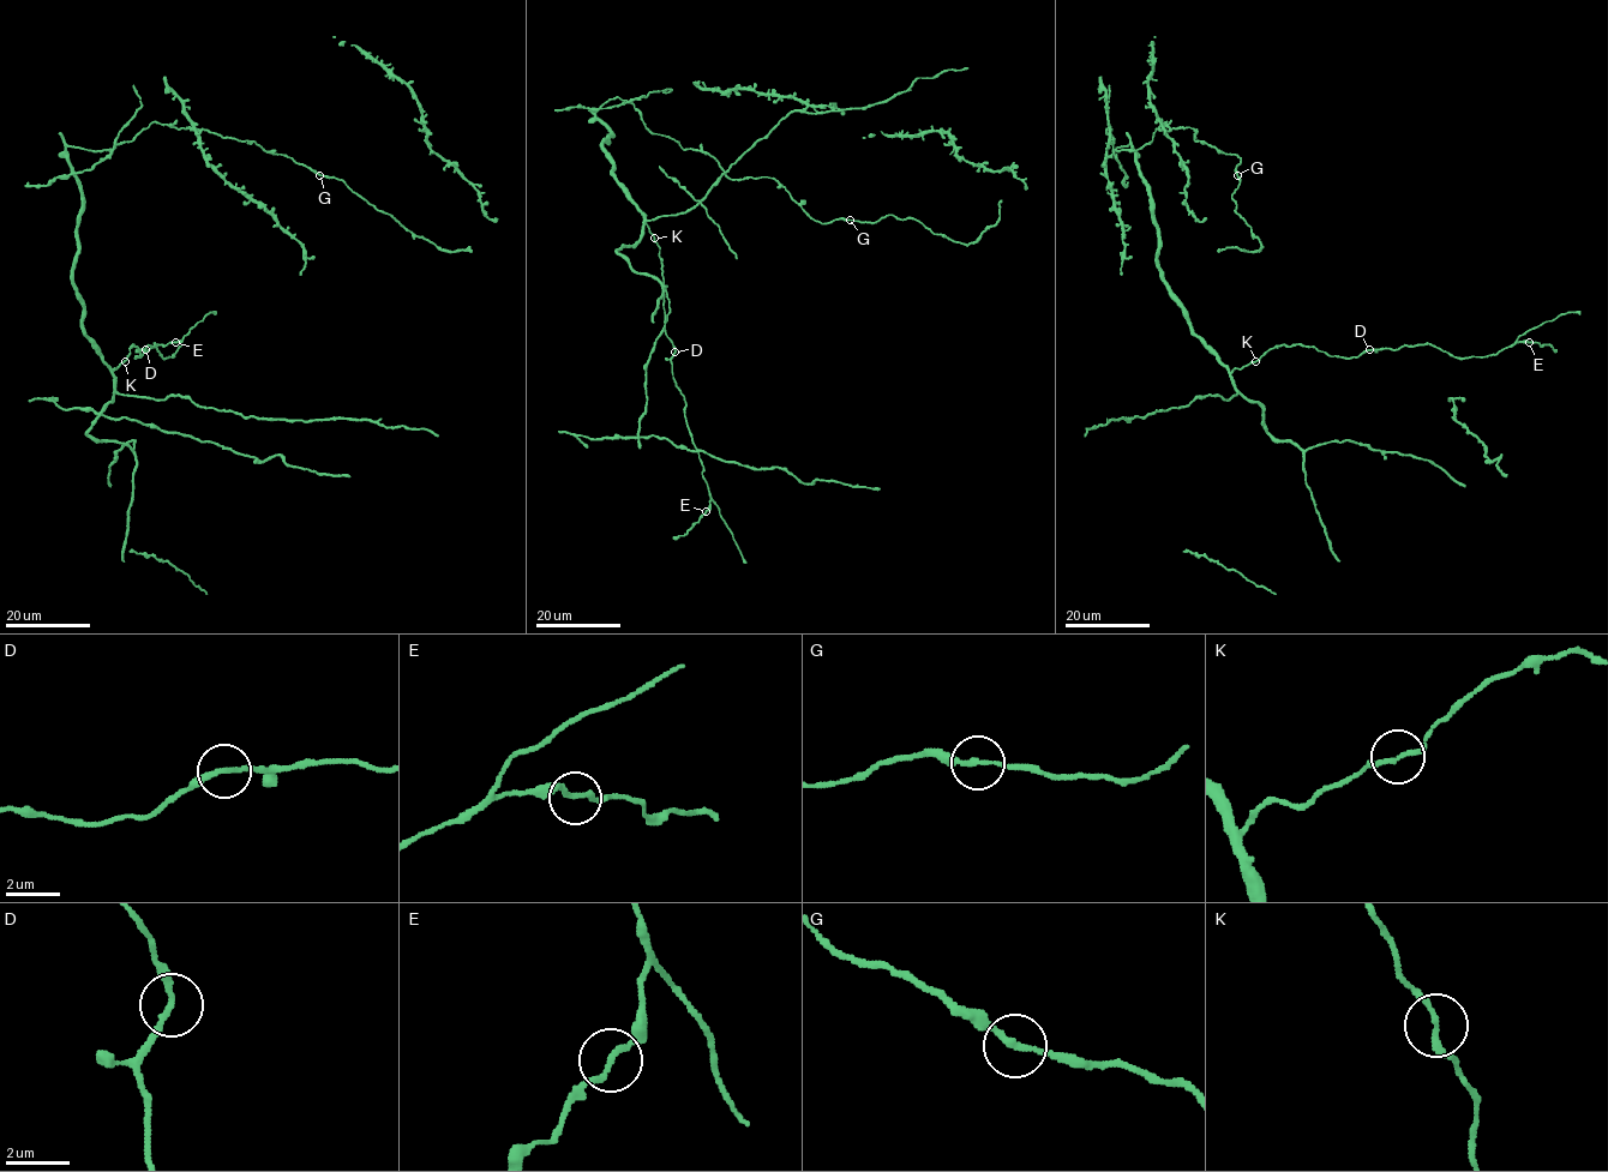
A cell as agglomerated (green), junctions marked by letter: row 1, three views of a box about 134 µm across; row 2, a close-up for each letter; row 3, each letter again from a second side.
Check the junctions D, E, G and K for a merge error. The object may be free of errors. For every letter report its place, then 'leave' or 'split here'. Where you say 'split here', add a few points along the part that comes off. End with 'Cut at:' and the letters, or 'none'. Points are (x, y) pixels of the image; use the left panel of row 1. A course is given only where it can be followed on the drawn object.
D: at (145, 349); leave
E: at (175, 342); leave
G: at (319, 175); leave
K: at (125, 361); leave
Cut at: none

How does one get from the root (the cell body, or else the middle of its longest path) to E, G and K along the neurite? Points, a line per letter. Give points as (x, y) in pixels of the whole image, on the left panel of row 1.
E: (65, 150), (80, 194), (83, 334), (112, 372), (132, 344), (136, 358), (155, 343), (166, 358), (175, 342)
G: (65, 150), (66, 144), (112, 150), (157, 121), (252, 140), (319, 175)
K: (65, 150), (80, 194), (72, 283), (83, 307), (82, 332), (112, 372), (124, 361)

